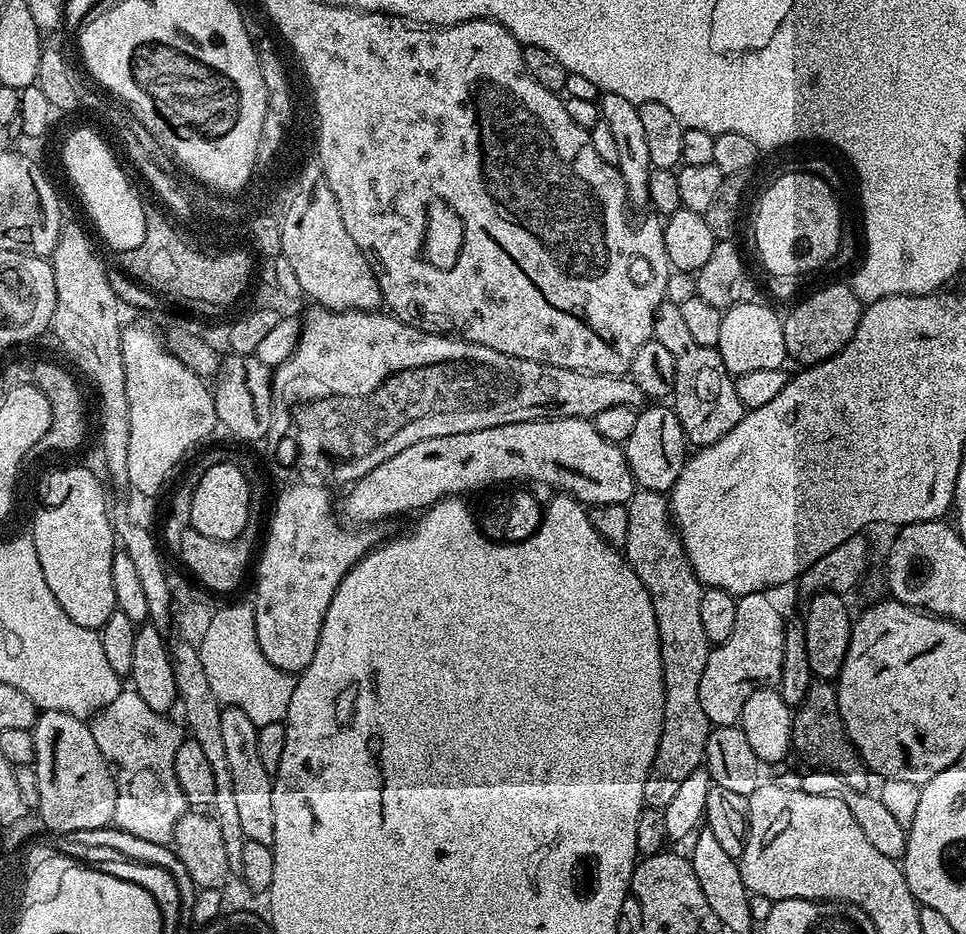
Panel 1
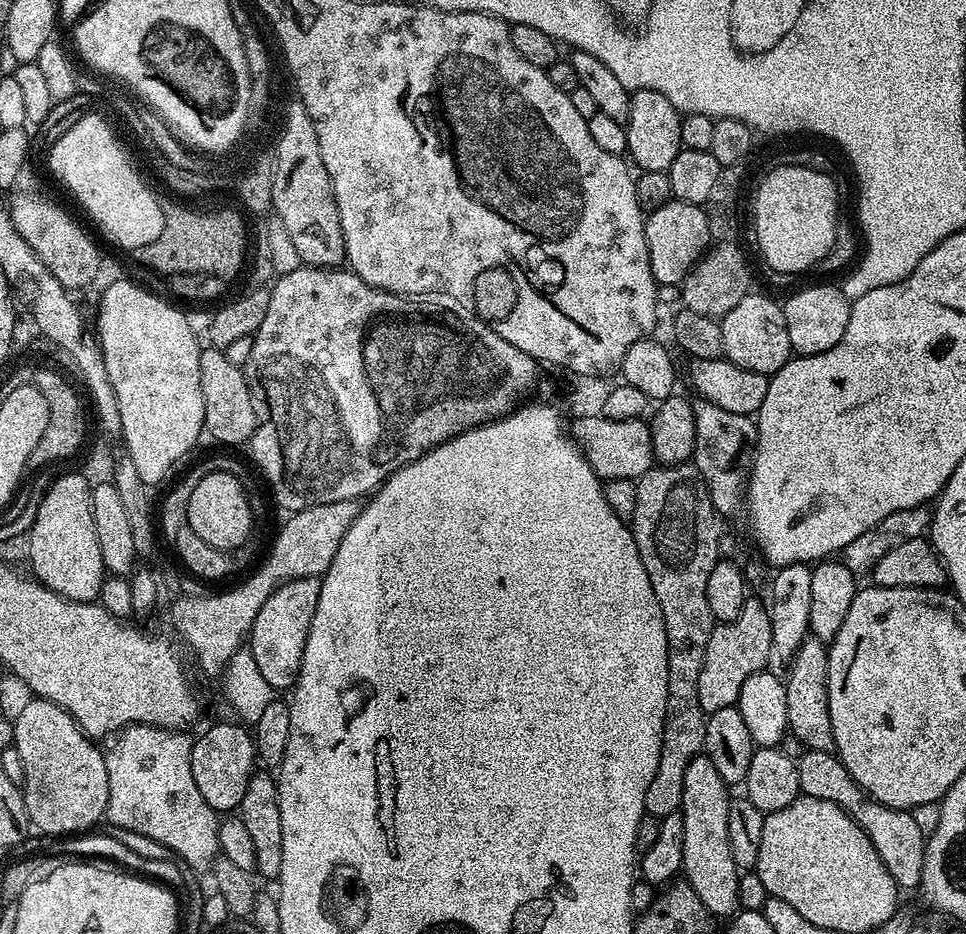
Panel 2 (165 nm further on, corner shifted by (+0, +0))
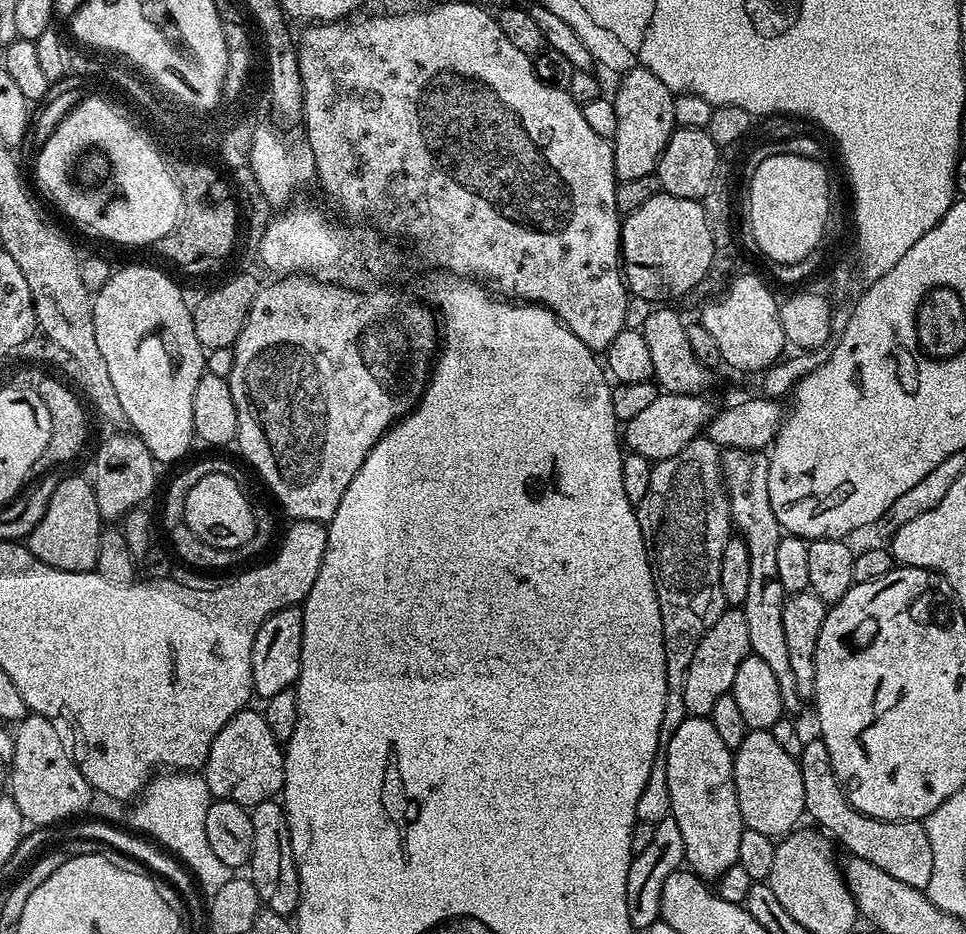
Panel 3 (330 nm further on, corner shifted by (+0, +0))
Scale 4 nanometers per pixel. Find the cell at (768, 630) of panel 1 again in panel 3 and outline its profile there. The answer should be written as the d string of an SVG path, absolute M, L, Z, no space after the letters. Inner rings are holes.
M725 607L718 622L714 622L714 626L710 626L706 634L702 634L694 650L694 658L690 658L684 683L685 713L688 716L711 717L714 702L731 693L734 674L738 674L738 666L742 666L742 662L750 655L751 650L746 614L739 607Z

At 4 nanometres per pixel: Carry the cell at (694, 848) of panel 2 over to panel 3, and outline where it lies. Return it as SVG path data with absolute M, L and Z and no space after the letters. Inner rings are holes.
M688 716L663 745L662 755L666 766L666 786L670 786L671 816L678 822L678 830L682 830L682 846L687 867L703 881L714 882L723 872L730 870L730 866L737 863L738 842L745 830L742 814L738 810L732 773L733 749L728 748L726 742L722 742L709 717Z

